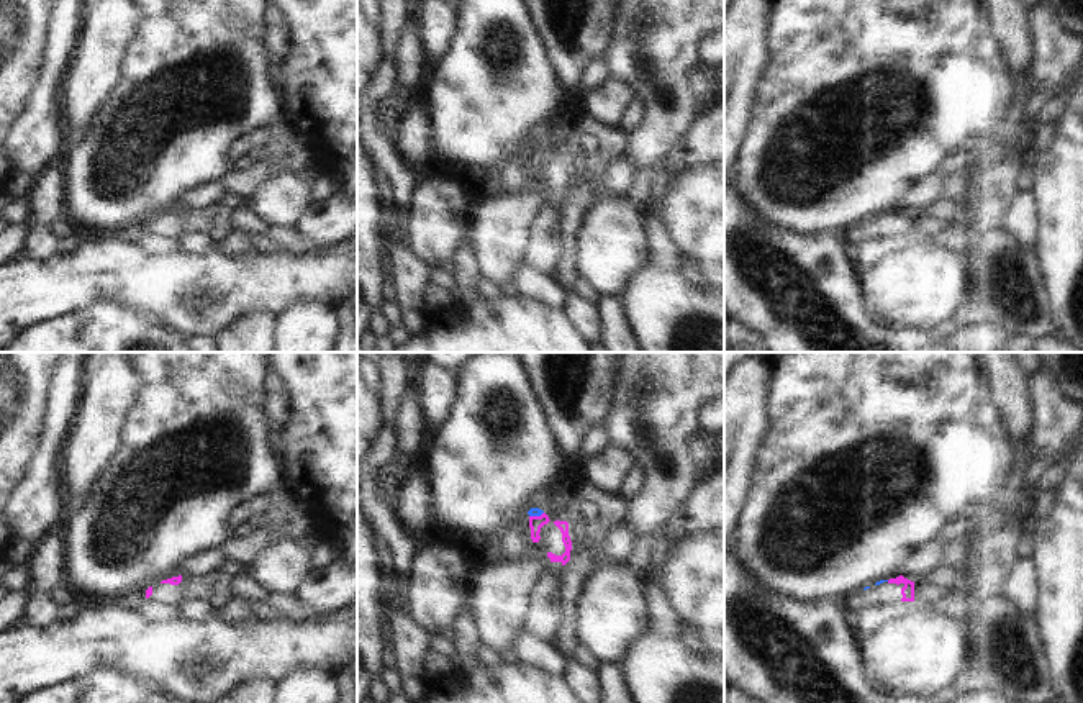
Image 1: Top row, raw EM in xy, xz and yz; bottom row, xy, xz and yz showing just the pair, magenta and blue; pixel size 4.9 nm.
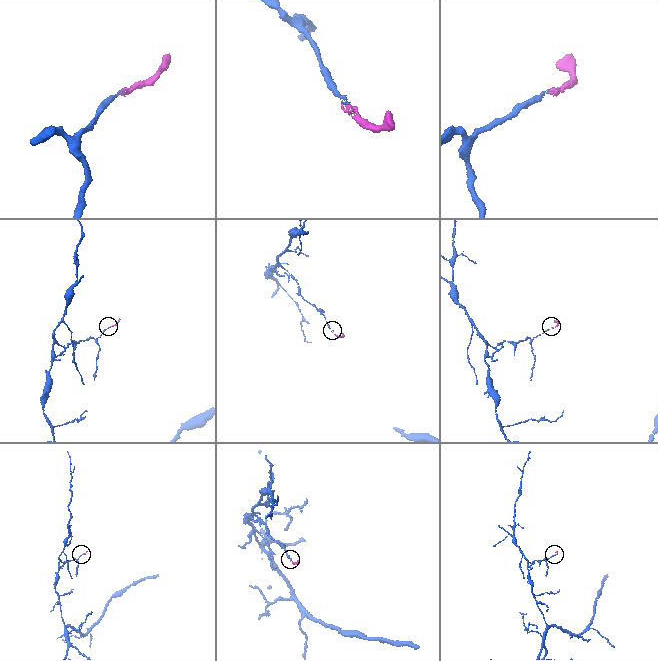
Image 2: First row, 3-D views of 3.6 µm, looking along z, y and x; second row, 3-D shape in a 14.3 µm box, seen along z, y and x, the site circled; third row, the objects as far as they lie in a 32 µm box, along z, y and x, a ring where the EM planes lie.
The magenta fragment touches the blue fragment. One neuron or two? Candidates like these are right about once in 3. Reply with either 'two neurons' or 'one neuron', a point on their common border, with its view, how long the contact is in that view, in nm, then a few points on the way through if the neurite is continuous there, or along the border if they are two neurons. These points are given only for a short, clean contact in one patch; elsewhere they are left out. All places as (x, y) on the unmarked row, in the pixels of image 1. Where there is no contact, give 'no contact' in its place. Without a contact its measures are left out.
one neuron; contact xz (536, 149); length 80 nm; way xz (536, 156), (536, 149), (534, 145)

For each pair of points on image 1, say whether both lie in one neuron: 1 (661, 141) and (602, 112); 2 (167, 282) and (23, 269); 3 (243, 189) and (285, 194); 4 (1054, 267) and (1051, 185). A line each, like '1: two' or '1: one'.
1: two
2: one
3: two
4: one

